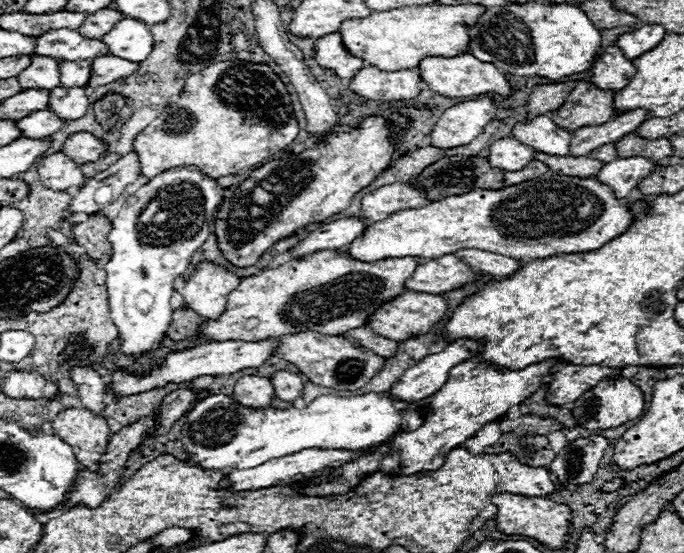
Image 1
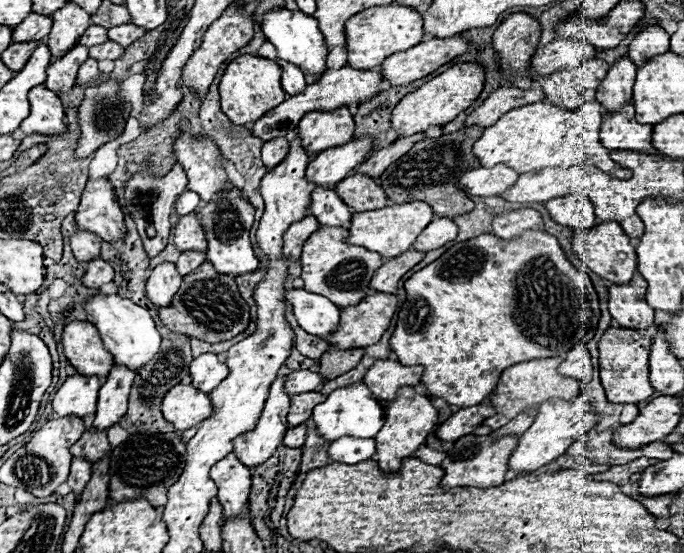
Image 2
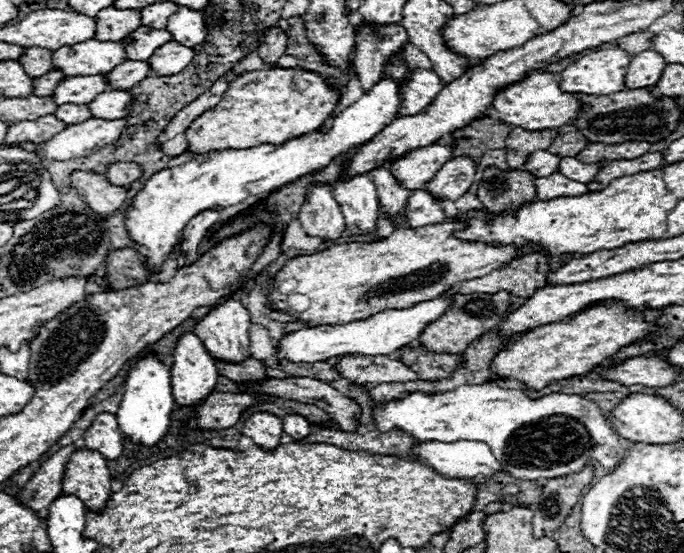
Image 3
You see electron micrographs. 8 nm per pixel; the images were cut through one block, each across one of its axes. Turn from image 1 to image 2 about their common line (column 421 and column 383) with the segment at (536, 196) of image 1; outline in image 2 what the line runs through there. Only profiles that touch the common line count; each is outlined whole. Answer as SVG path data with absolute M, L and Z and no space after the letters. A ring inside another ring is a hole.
M406 202L406 204L390 204L380 210L368 210L368 212L356 212L354 220L350 224L350 236L348 244L362 246L370 252L378 252L382 258L390 260L394 256L400 256L402 252L408 252L418 238L418 234L432 222L432 208L426 202Z

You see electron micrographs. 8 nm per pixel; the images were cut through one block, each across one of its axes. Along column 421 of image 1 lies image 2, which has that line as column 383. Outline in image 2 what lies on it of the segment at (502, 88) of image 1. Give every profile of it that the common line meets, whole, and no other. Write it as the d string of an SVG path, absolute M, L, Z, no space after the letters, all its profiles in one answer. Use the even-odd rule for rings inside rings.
M462 34L452 38L430 38L412 46L410 50L388 56L386 62L382 62L382 76L392 86L410 84L466 52L468 40Z

